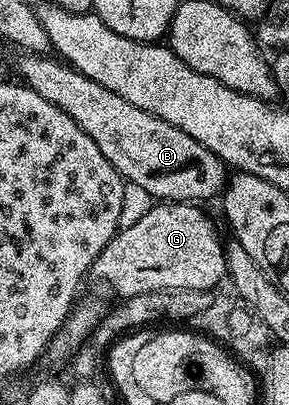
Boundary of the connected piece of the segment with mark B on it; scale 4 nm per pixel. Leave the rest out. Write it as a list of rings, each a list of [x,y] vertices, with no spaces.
[[[24,53],[20,55],[21,59],[16,63],[16,71],[21,75],[23,86],[30,88],[38,97],[46,97],[58,109],[62,109],[84,132],[102,149],[102,157],[114,165],[114,169],[120,178],[125,181],[134,182],[142,185],[148,194],[152,195],[156,201],[171,201],[173,203],[191,203],[193,201],[204,201],[200,199],[212,199],[221,194],[224,190],[224,184],[230,178],[229,168],[214,154],[206,145],[194,141],[190,133],[182,133],[170,121],[162,121],[162,117],[154,117],[154,113],[146,113],[146,109],[138,109],[138,105],[130,105],[130,101],[125,101],[123,97],[118,97],[110,89],[98,85],[98,81],[90,81],[81,71],[75,71],[67,63],[59,58],[51,57],[47,54],[33,55]]]

